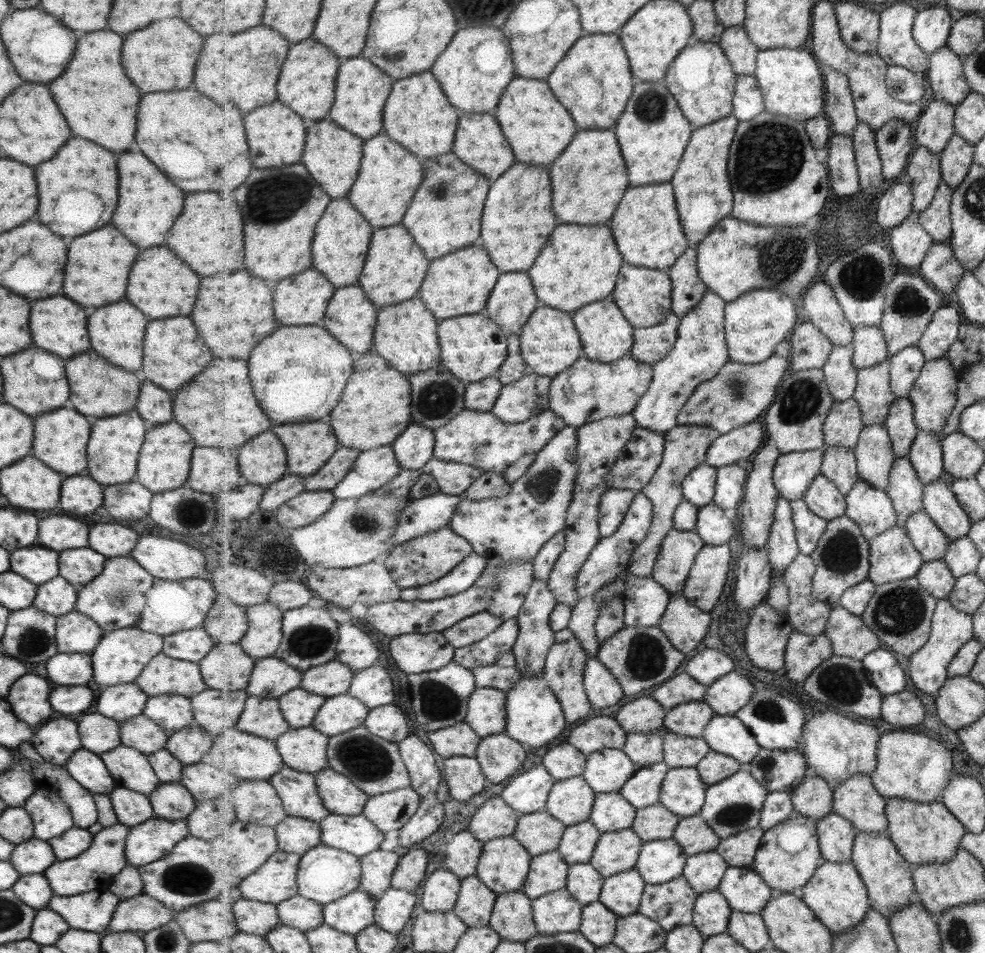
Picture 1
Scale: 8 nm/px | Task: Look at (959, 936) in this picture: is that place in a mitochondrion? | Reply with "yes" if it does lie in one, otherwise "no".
yes

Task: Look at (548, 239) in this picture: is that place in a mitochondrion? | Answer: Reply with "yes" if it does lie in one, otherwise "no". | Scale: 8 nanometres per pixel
no

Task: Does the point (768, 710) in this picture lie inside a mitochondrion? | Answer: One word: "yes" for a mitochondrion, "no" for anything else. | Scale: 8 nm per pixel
yes

